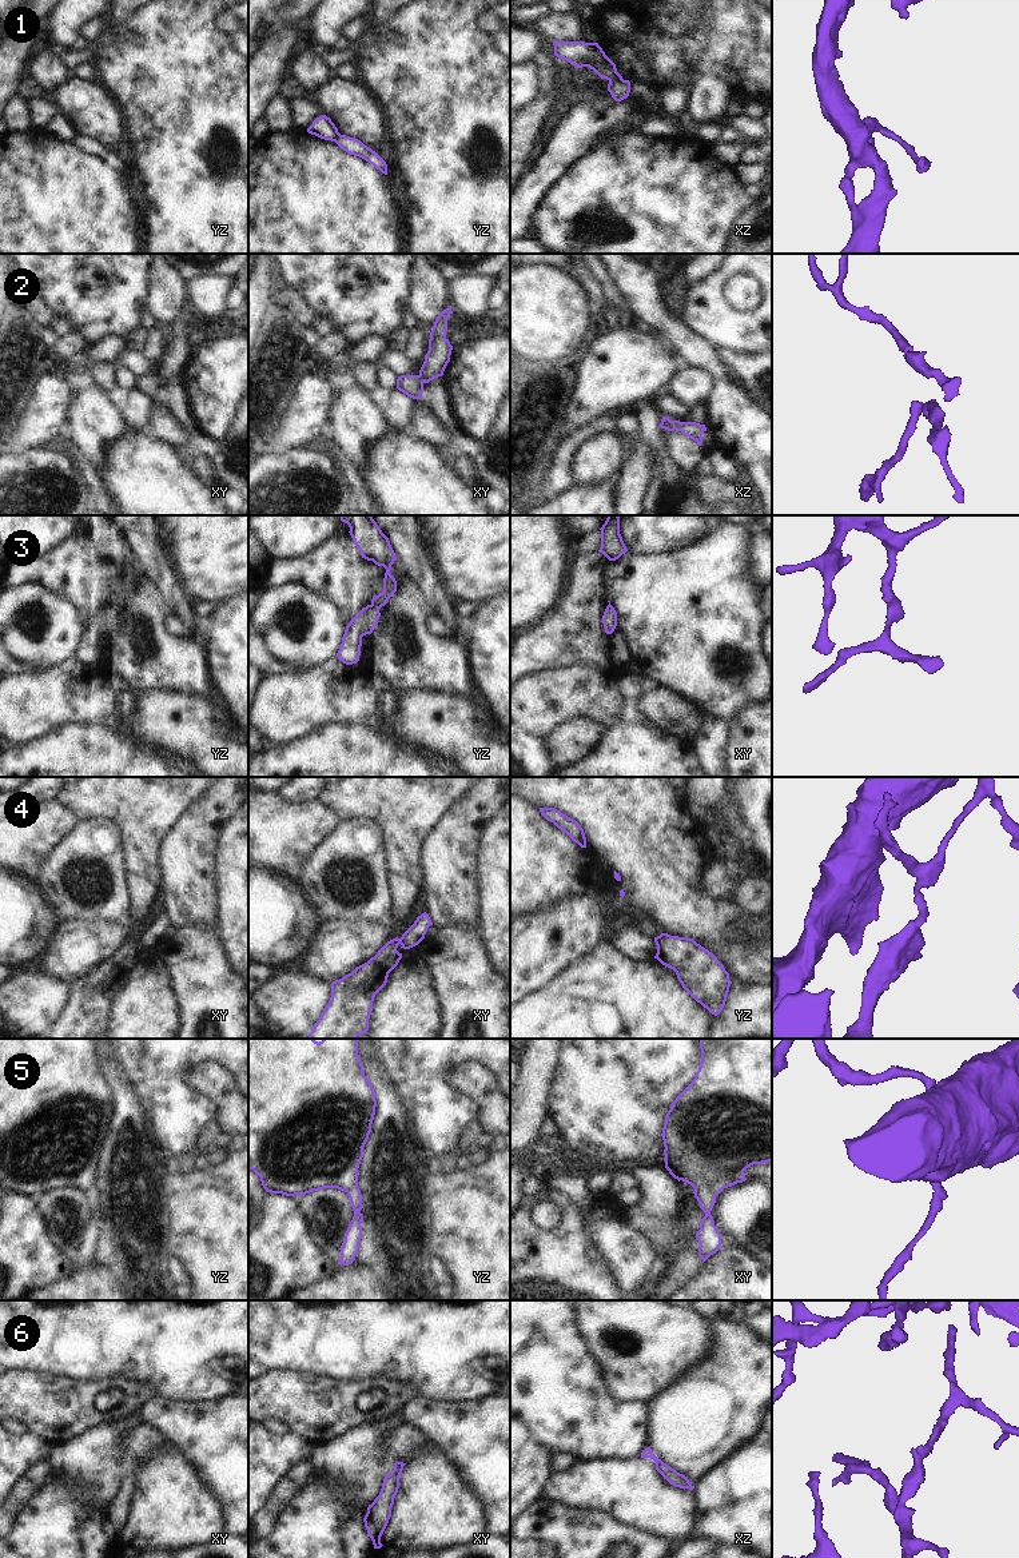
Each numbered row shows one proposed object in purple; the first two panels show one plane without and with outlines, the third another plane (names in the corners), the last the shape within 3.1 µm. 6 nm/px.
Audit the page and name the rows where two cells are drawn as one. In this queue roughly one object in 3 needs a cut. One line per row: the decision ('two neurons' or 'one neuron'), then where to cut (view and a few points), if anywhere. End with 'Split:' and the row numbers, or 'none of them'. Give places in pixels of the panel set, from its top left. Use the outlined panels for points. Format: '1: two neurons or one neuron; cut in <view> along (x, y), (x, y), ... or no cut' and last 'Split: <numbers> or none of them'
1: two neurons; cut in xz along (621, 78), (609, 80)
2: one neuron; no cut
3: one neuron; no cut
4: two neurons; cut in xy along (399, 939), (401, 943)
5: one neuron; no cut
6: one neuron; no cut
Split: 1, 4

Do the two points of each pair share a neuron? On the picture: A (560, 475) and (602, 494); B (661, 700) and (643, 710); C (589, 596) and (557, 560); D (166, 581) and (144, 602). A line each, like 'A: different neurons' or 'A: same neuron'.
A: different neurons
B: same neuron
C: different neurons
D: different neurons

